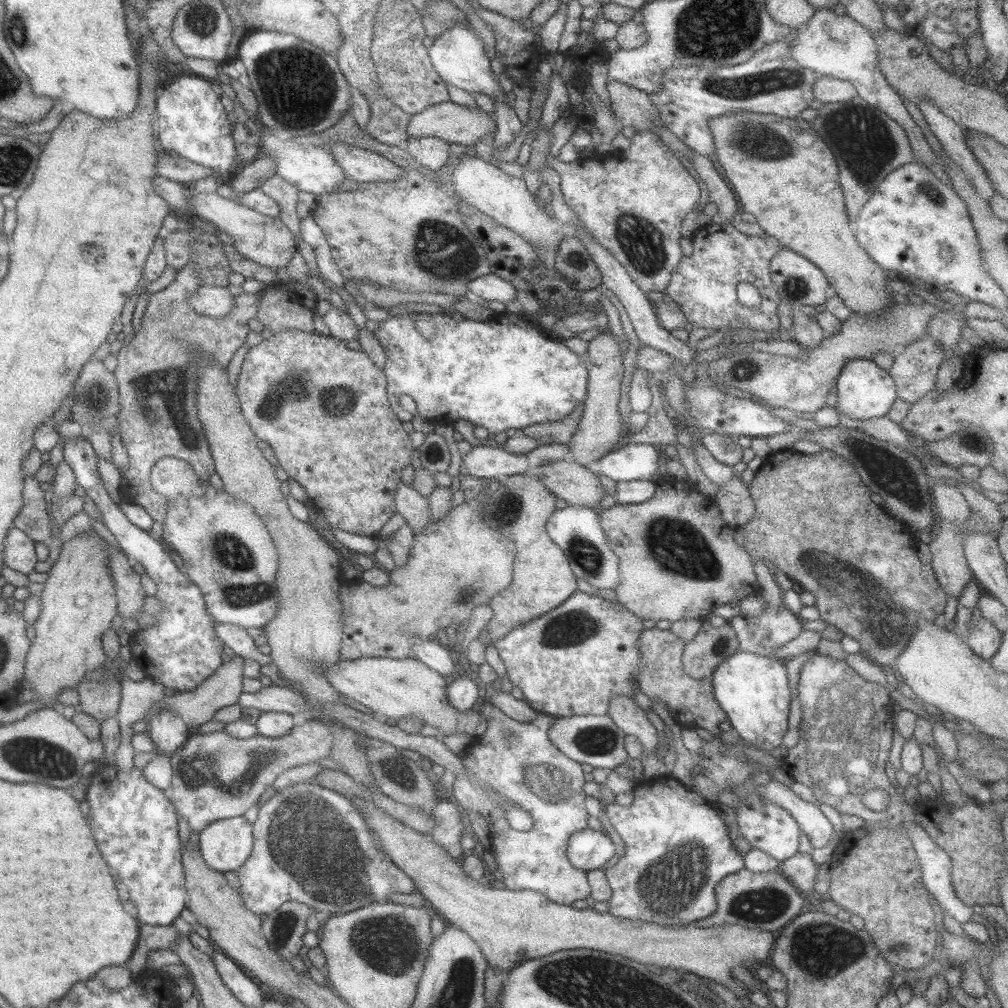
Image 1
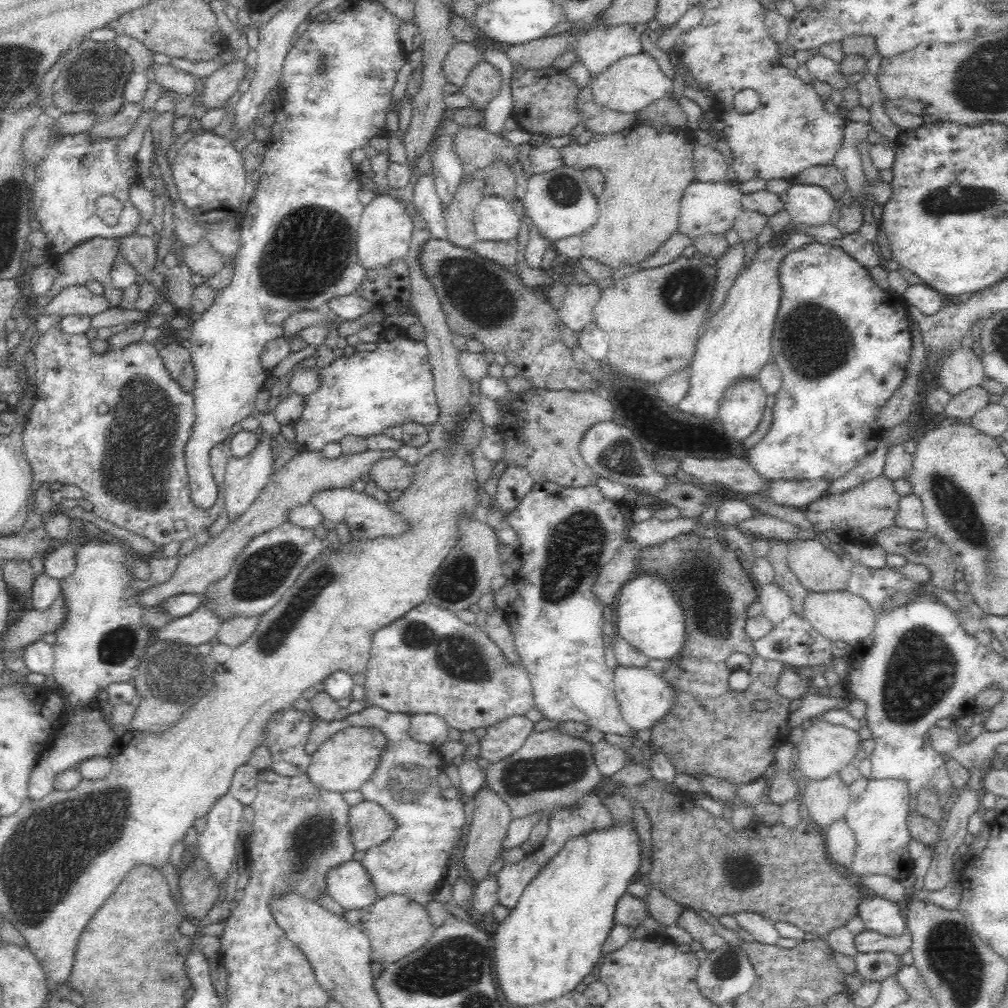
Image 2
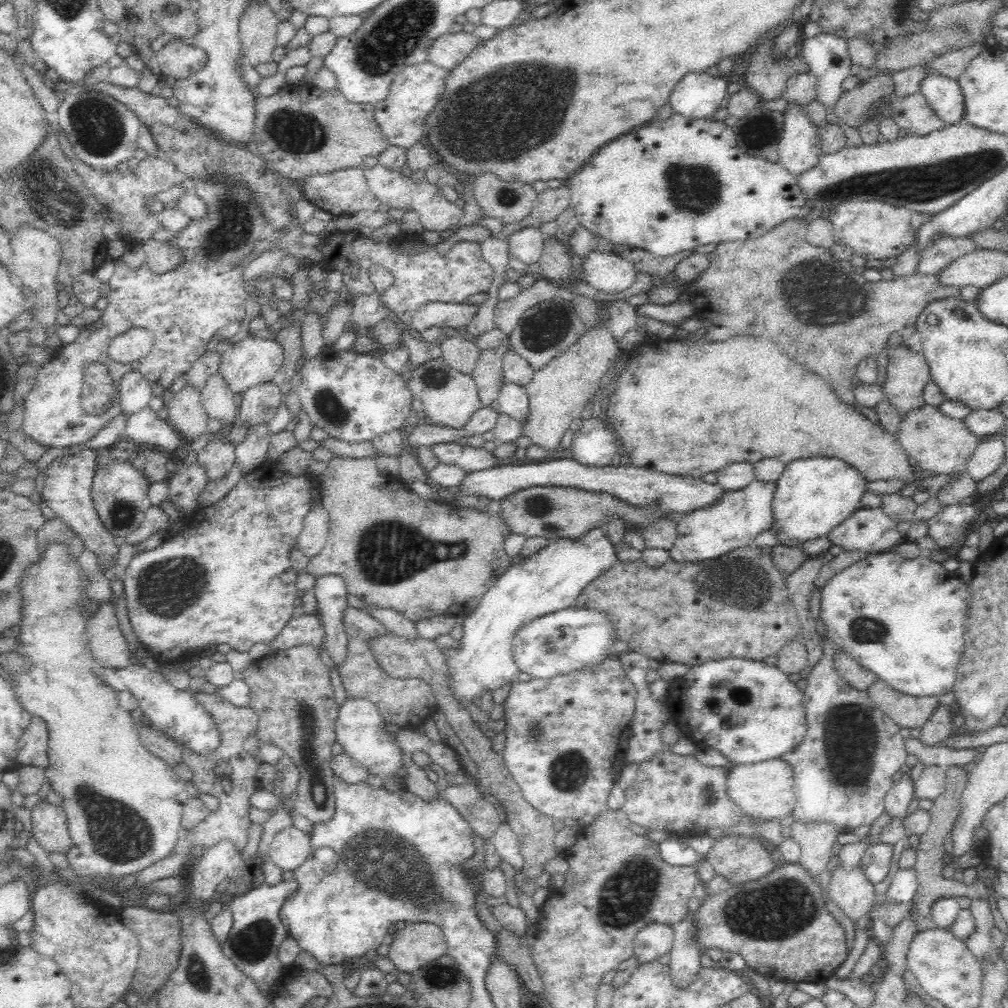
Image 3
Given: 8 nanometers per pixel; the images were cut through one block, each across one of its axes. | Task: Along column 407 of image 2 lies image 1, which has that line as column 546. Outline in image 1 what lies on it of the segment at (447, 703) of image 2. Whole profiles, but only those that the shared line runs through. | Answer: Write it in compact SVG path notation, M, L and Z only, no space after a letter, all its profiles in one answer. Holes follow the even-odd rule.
M577 590L559 606L513 628L491 644L497 649L499 659L505 665L511 685L521 690L523 699L533 710L554 717L579 714L605 716L613 697L634 698L633 686L638 682L638 669L642 664L638 650L638 637L643 630L642 621L641 617L637 617L619 603L611 603L597 594L590 595Z

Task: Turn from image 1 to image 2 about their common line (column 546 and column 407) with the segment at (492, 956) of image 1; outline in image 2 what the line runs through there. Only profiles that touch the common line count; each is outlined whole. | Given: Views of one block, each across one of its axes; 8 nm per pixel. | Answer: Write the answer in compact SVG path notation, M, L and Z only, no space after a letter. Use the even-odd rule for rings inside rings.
M388 895L384 900L378 900L362 909L348 910L342 913L352 926L359 928L370 941L370 958L383 964L396 962L408 953L424 946L435 933L438 923L425 910L424 905L409 900L404 895Z

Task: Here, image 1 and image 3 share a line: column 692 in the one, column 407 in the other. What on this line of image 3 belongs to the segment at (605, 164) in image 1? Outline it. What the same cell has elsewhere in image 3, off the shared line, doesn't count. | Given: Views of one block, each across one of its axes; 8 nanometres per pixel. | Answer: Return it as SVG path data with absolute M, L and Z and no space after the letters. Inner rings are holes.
M379 163L374 167L363 166L363 174L366 178L370 191L376 196L376 199L382 203L382 208L388 210L402 209L415 210L422 221L424 230L432 232L448 231L456 227L463 217L463 210L460 210L456 204L448 201L443 196L443 190L429 184L425 179L416 184L408 176L402 176L401 170L387 170Z

